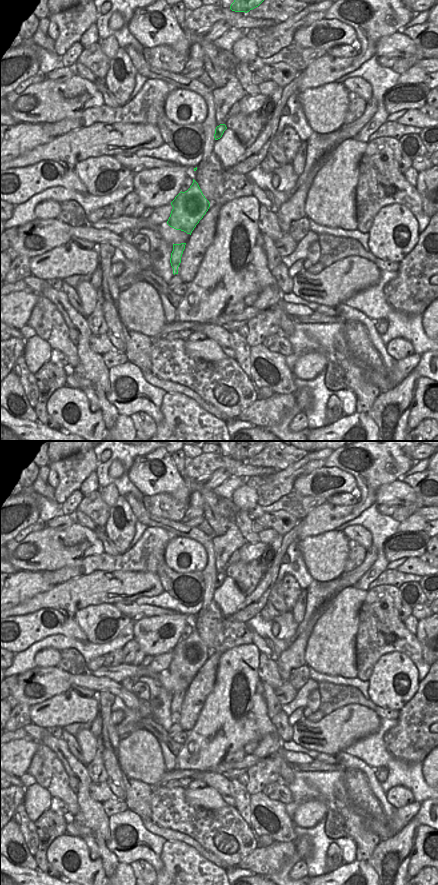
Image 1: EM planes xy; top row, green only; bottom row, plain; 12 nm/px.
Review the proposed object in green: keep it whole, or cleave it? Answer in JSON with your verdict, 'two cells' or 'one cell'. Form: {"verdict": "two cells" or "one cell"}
{"verdict": "two cells"}

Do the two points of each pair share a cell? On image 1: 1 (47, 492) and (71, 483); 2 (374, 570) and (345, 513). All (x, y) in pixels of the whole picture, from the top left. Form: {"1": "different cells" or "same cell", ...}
{"1": "different cells", "2": "different cells"}

